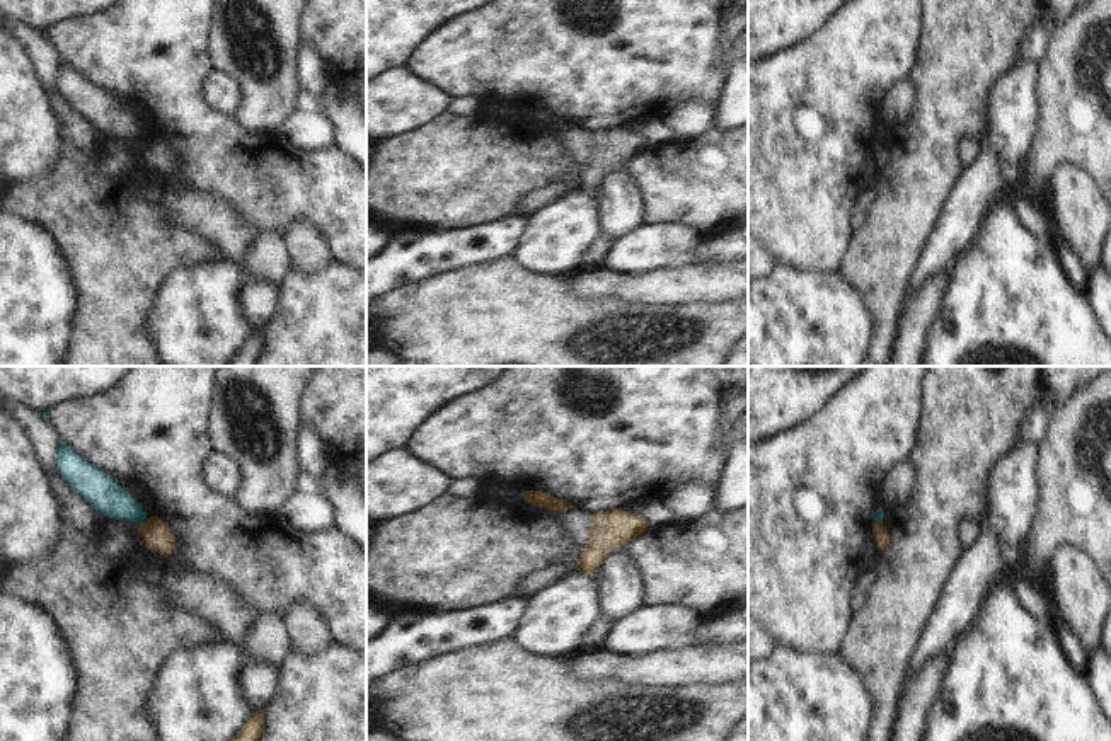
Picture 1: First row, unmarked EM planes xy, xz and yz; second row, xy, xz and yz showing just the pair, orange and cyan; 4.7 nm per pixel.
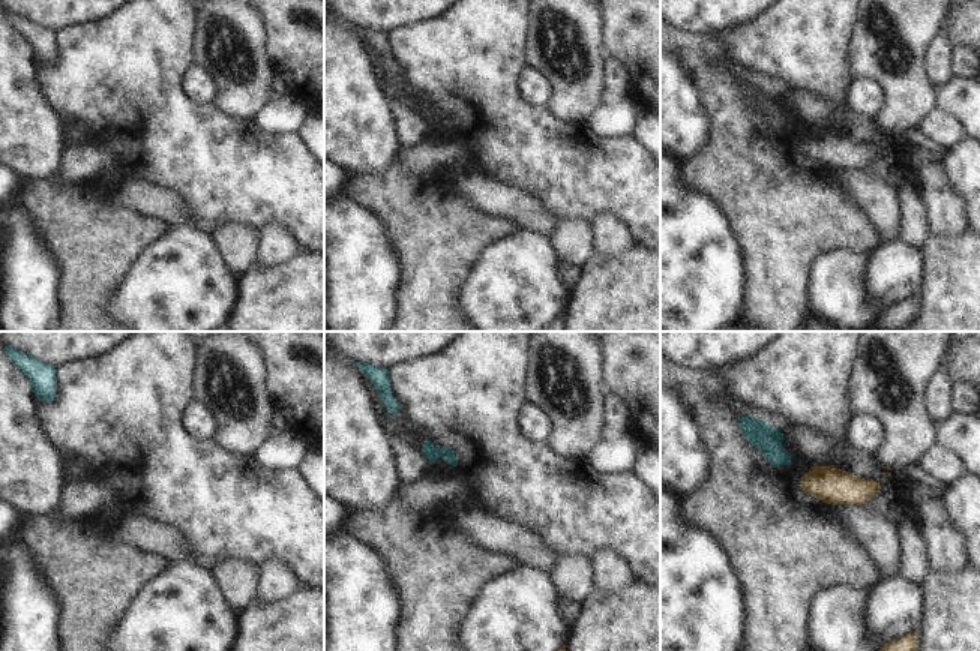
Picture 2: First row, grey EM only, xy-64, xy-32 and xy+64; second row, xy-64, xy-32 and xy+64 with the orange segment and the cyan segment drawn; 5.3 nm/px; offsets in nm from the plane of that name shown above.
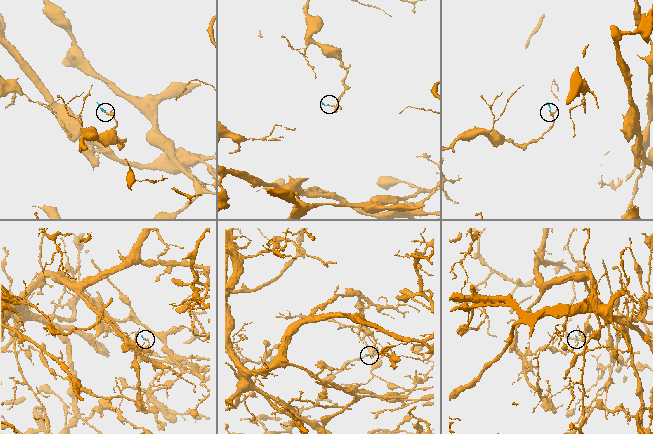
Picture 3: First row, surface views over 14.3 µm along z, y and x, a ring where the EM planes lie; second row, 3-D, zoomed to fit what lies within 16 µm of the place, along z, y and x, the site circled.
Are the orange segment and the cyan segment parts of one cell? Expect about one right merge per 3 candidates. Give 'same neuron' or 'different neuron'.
different neuron

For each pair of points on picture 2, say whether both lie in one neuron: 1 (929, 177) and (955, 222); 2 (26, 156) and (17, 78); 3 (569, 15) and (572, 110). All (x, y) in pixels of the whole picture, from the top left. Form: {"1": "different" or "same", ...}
{"1": "same", "2": "same", "3": "same"}

